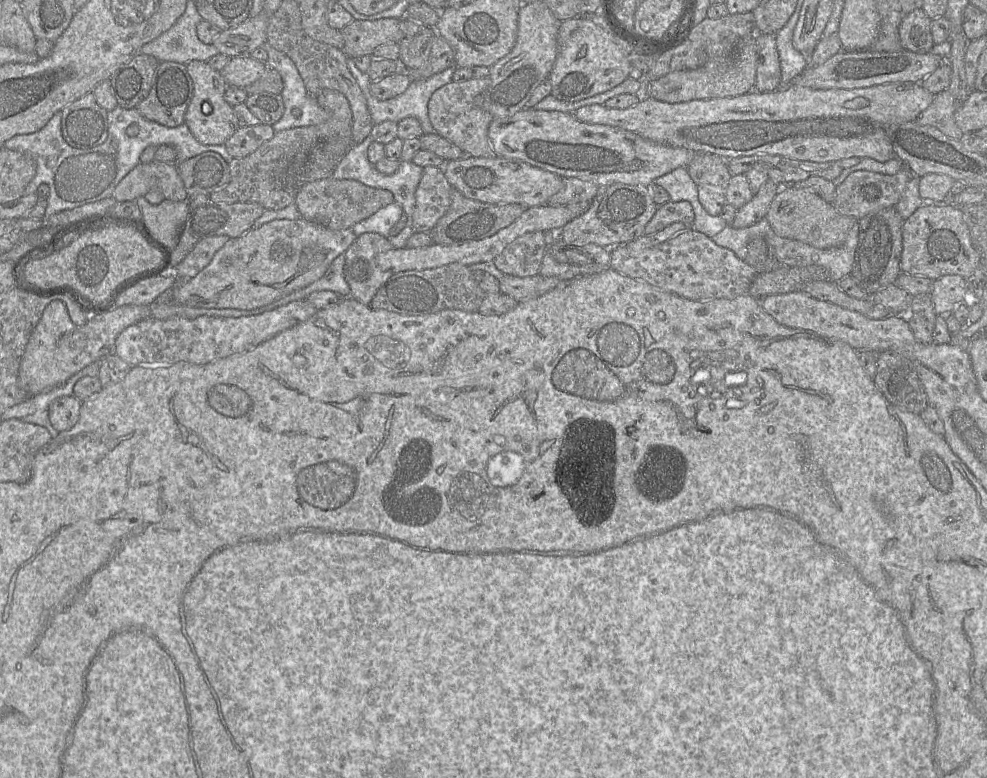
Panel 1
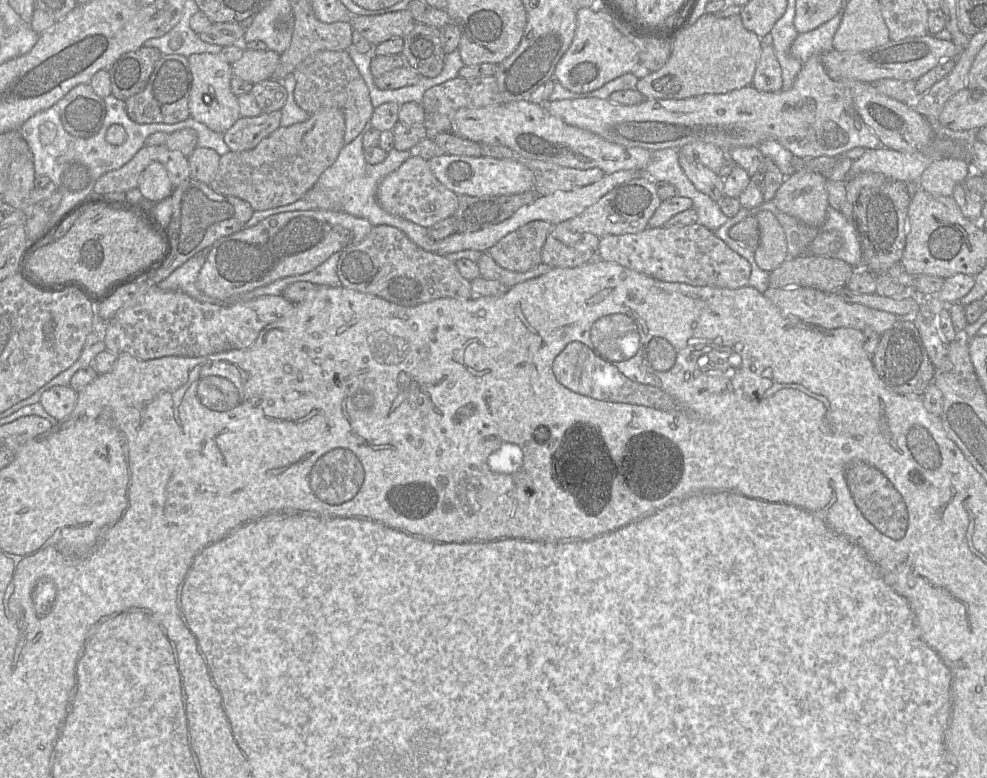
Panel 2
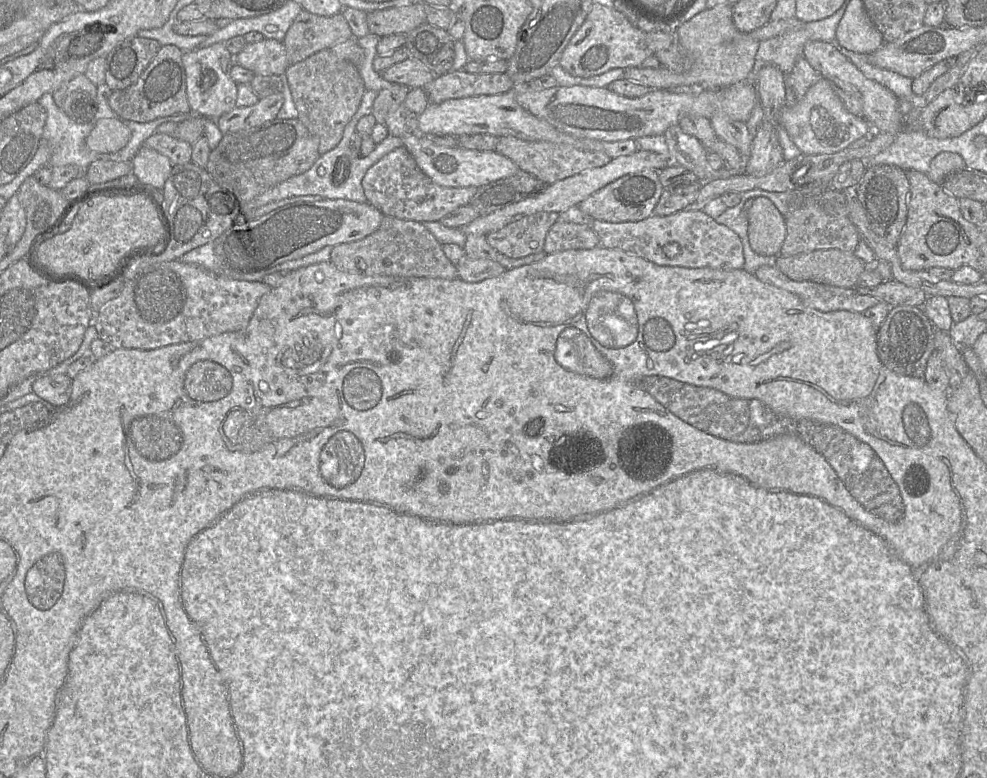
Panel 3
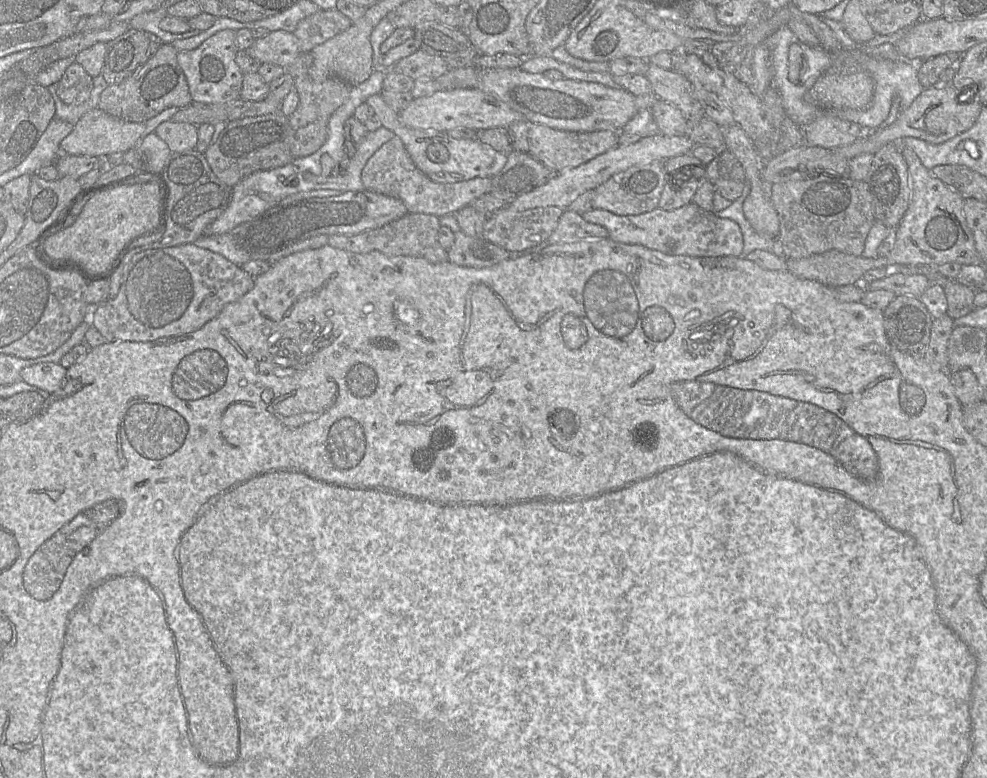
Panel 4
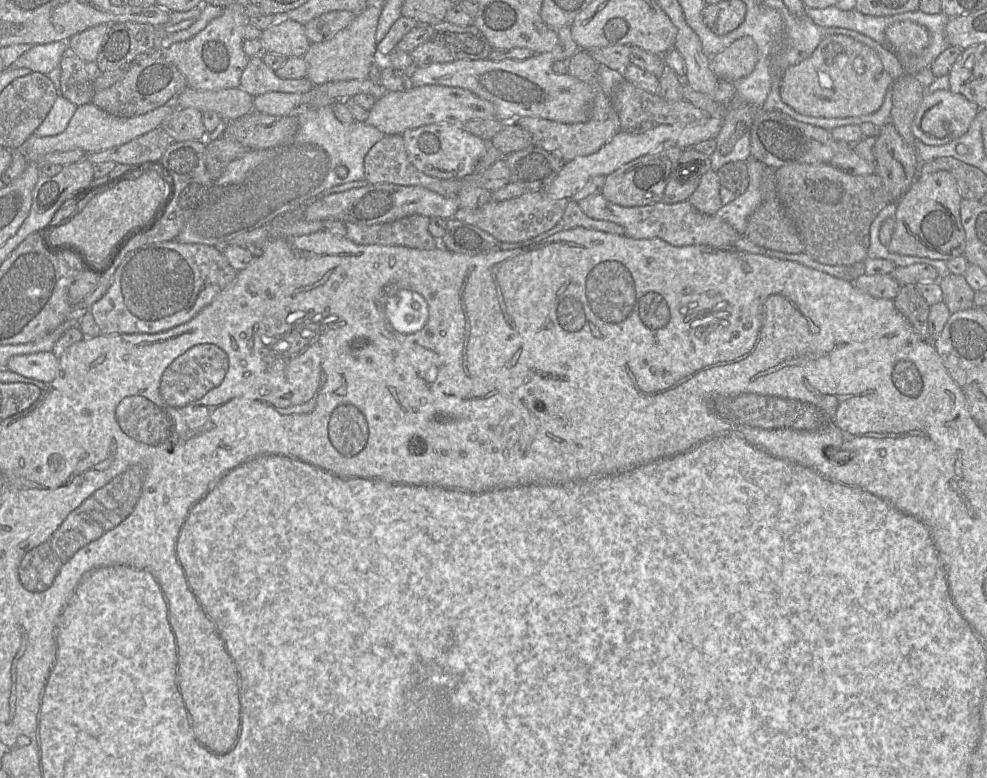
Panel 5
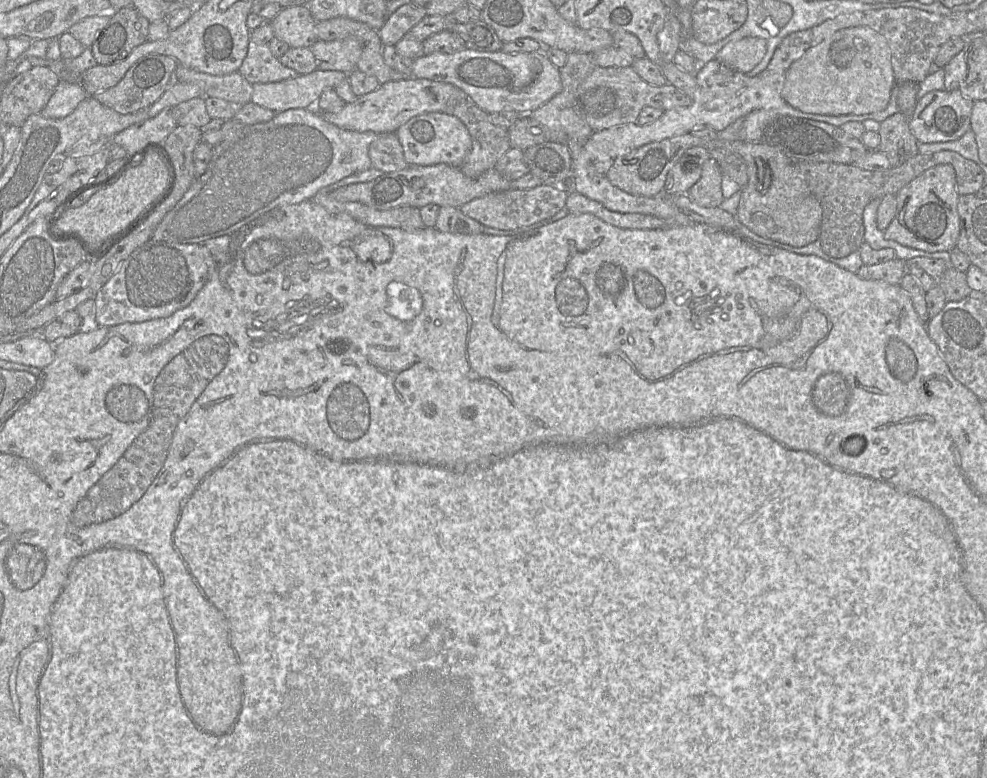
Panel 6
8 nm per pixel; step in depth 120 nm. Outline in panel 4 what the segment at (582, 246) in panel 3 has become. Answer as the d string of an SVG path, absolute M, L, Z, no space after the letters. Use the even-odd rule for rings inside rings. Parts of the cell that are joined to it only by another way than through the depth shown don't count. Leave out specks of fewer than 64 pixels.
M564 209L558 225L547 242L549 245L578 242L584 239L605 239L608 230L599 225L587 222L582 215Z

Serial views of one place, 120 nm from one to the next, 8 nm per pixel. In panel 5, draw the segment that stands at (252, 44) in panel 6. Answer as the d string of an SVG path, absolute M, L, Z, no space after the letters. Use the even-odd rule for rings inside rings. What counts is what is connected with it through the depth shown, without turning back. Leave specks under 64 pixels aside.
M251 57L241 76L239 88L256 97L267 92L306 93L313 86L307 77L281 79L261 58Z

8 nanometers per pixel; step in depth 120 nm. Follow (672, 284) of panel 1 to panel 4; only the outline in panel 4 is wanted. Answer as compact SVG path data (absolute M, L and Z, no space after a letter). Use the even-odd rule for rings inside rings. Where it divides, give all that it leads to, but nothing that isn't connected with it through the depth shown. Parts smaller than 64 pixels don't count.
M694 202L675 210L663 210L659 207L639 215L617 215L604 209L591 209L582 217L590 223L599 224L609 232L609 238L616 242L638 244L663 253L687 255L693 257L739 256L743 249L743 235L739 225L728 218L720 218ZM675 241L675 247L669 248L667 242Z

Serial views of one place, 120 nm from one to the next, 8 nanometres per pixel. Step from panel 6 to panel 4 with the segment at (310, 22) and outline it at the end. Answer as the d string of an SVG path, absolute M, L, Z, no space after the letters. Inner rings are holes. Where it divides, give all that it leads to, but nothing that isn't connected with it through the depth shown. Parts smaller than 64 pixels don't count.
M285 30L269 32L246 50L260 64L271 63L287 69L301 54L295 35Z

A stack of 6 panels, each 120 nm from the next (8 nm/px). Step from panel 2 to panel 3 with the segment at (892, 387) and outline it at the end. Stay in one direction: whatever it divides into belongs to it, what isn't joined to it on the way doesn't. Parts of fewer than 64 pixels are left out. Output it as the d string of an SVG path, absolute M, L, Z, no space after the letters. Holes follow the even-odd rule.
M897 305L889 312L877 331L877 354L890 371L902 375L923 378L927 361L934 349L936 328L922 307Z

